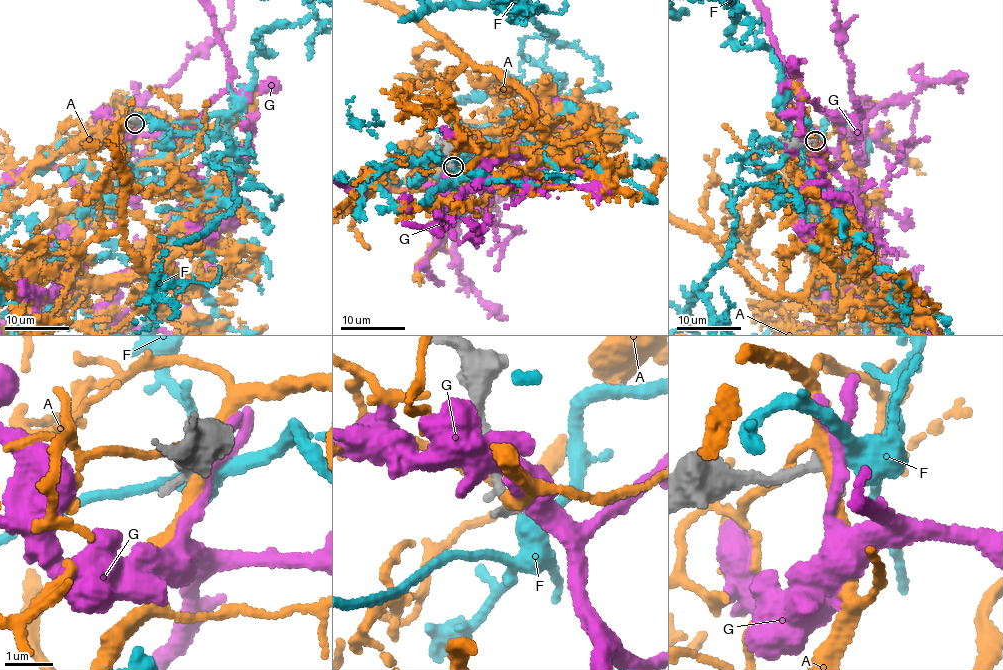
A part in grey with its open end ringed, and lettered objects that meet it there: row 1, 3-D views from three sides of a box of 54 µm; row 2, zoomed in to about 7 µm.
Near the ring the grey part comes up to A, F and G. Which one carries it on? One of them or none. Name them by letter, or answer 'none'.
F

